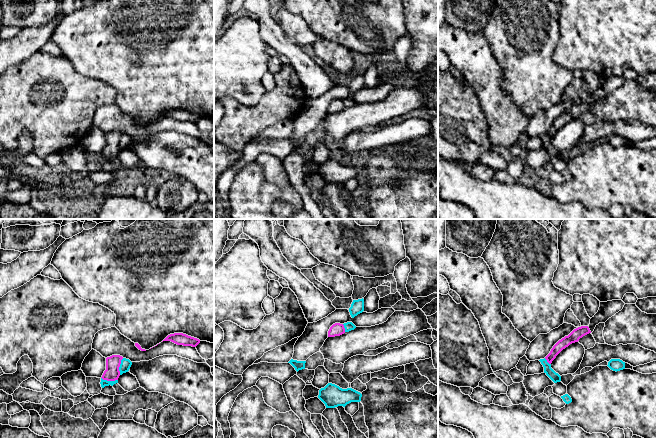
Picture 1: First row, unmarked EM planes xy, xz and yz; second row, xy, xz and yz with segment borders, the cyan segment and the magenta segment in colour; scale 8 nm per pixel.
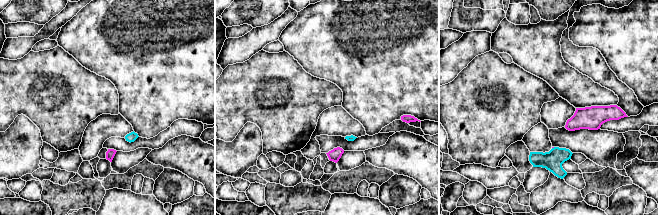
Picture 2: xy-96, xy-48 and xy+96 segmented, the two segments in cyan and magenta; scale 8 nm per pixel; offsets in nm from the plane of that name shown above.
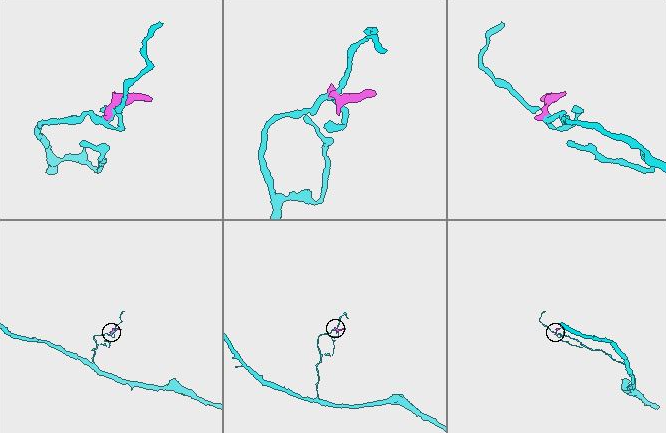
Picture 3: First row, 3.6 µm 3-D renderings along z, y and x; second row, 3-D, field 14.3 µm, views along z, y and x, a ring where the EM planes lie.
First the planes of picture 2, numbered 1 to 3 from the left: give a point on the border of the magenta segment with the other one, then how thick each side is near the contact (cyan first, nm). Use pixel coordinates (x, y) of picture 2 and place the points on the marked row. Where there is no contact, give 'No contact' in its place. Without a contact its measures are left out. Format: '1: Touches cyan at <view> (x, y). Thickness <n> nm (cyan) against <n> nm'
1: No contact
2: No contact
3: Touches cyan at xy+96 (554, 147). Thickness 160 nm (cyan) against 20 nm

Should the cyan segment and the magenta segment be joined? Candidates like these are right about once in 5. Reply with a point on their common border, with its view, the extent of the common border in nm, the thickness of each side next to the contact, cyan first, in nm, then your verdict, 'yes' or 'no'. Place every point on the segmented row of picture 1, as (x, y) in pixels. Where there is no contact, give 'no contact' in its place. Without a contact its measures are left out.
contact xy (120, 366); length 140 nm; calibres 90 and 120 nm; no

